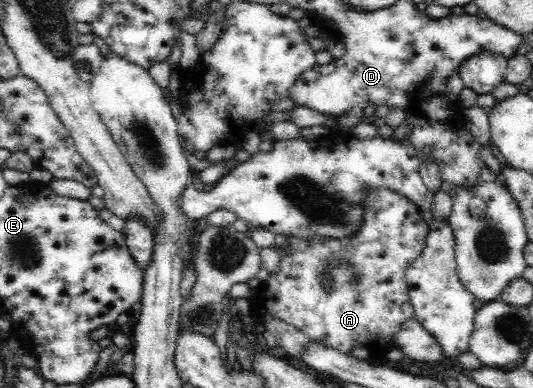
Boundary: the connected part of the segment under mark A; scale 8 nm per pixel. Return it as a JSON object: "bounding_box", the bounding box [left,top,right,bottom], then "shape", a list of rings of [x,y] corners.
{"bounding_box":[249,187,429,363],"shape":[[[390,187],[371,189],[361,204],[363,223],[359,231],[349,237],[297,237],[294,233],[278,236],[278,270],[271,272],[259,287],[251,288],[249,313],[258,323],[283,321],[293,325],[313,343],[325,345],[348,357],[369,363],[385,362],[386,354],[397,348],[395,337],[403,329],[405,322],[417,321],[410,302],[405,274],[425,247],[429,226],[415,203]]]}

